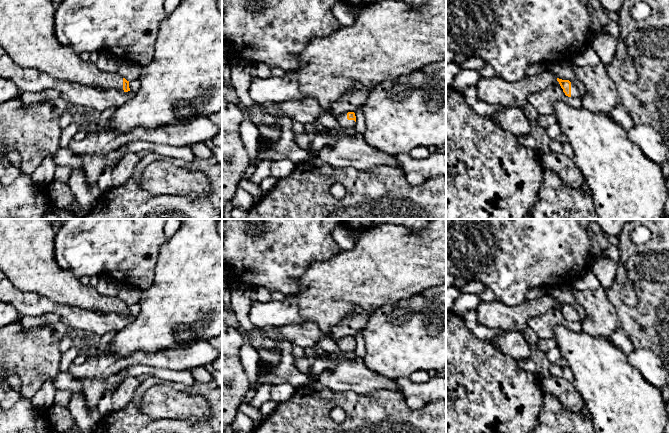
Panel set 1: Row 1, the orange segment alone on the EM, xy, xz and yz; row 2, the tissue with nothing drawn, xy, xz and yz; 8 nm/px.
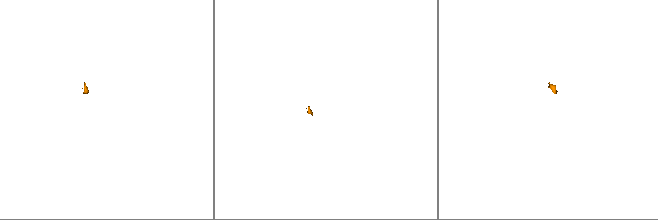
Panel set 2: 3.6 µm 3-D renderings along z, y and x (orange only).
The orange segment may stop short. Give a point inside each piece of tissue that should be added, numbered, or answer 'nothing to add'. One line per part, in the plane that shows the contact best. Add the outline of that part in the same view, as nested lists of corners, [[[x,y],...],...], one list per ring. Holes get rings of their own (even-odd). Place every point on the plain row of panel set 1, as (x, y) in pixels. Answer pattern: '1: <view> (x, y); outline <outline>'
1: xz (342, 344); outline [[[342,337],[338,340],[335,341],[338,348],[342,352],[353,352],[355,350],[355,345],[354,344],[348,344],[347,343],[347,337]]]

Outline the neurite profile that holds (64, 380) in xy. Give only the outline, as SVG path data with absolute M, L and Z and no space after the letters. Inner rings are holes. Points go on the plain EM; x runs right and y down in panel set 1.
M61 371L53 380L53 385L56 390L68 390L71 392L79 392L81 384L66 371Z

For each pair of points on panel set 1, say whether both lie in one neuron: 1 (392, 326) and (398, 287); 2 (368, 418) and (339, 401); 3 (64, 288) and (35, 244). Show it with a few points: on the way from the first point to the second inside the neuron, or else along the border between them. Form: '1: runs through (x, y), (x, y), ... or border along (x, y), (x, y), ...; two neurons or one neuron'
1: border along (419, 294), (399, 298), (381, 306), (375, 311); two neurons
2: runs through (361, 411), (351, 402), (346, 401); one neuron
3: runs through (53, 277), (35, 259), (35, 255); one neuron

